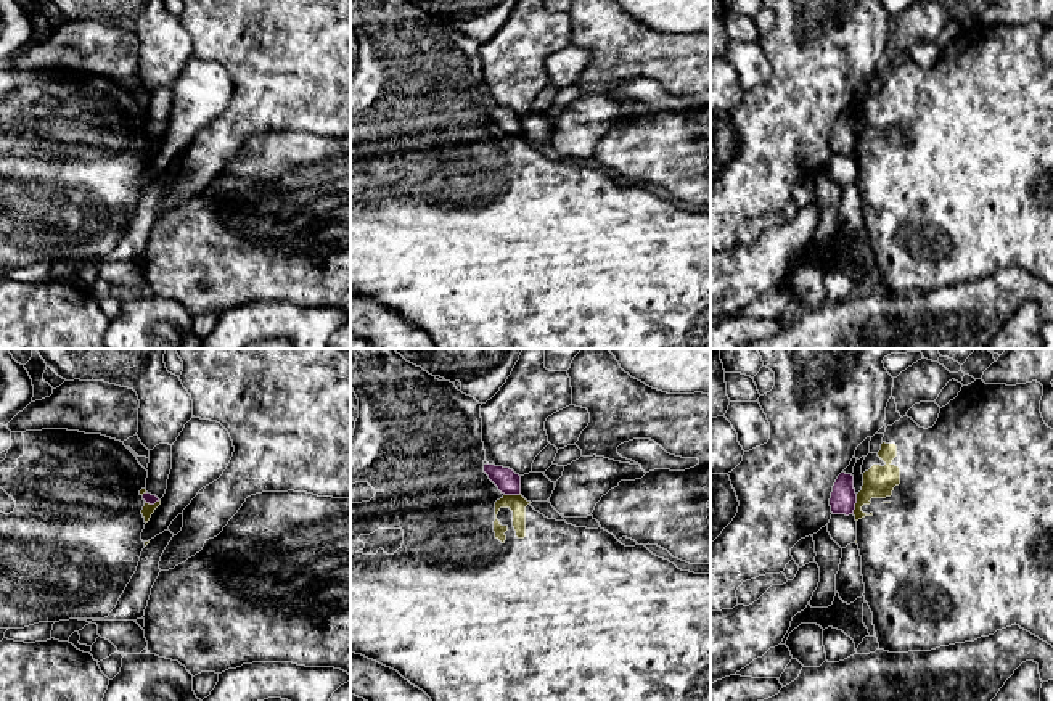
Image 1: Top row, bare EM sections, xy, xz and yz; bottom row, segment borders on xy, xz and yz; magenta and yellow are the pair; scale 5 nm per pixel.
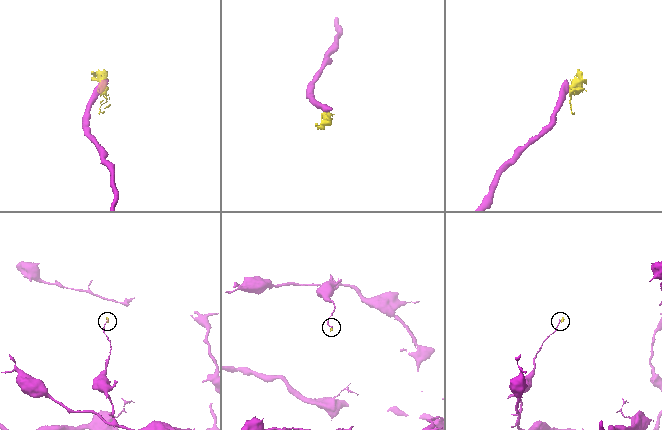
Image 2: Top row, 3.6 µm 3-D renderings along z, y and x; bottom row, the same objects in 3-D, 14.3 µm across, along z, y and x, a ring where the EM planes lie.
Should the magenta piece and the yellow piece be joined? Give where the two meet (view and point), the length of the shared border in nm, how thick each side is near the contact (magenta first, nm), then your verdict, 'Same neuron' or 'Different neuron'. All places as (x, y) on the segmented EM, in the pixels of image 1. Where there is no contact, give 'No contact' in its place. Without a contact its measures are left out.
Touches magenta at yz (856, 502). Shared border 110 nm. Thickness 130 nm (magenta) against 160 nm. Different neuron

